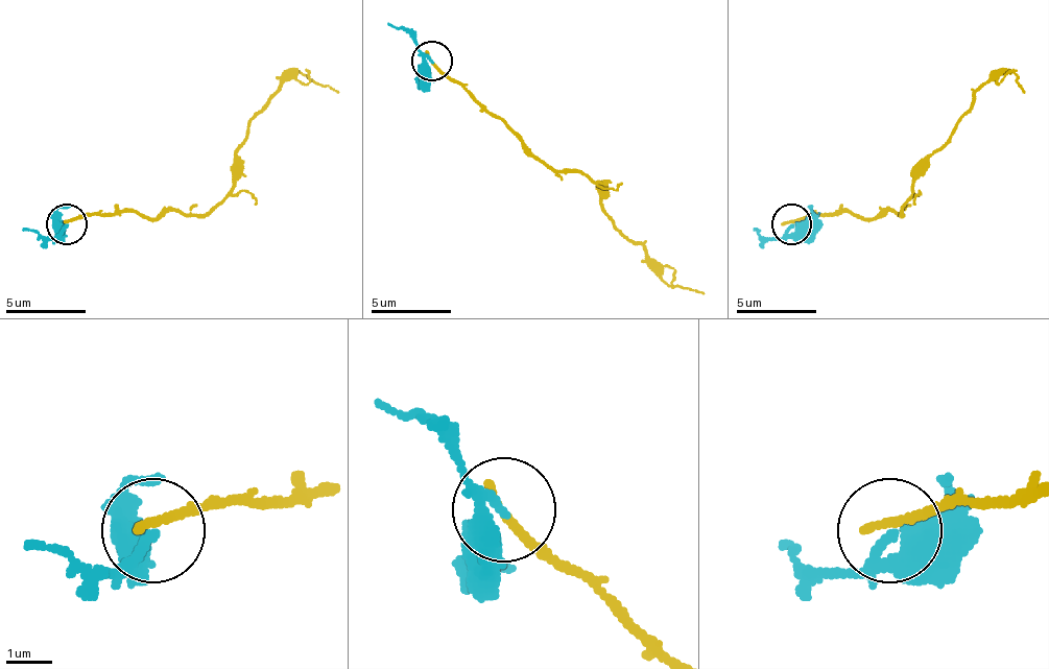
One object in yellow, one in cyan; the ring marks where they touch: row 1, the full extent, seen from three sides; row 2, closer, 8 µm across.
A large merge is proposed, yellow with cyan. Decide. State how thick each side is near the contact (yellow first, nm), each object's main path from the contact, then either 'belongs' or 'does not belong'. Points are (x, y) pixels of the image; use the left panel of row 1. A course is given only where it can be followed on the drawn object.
calibres 240 and 170 nm; course yellow (66, 221), (93, 213), (209, 213), (233, 185), (233, 153), (248, 117), (277, 90), (301, 73), (337, 93); course cyan (66, 225), (53, 237), (22, 229); does not belong

